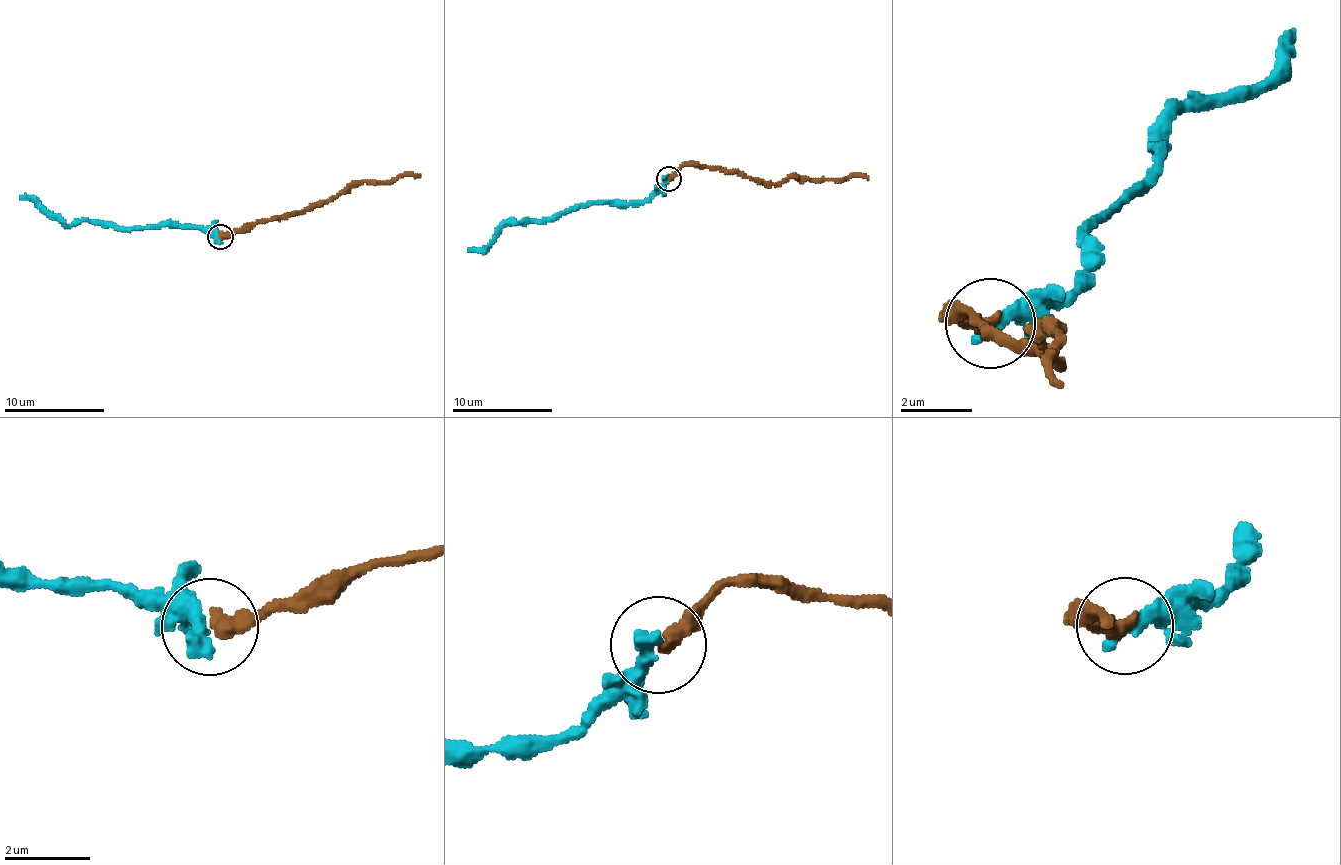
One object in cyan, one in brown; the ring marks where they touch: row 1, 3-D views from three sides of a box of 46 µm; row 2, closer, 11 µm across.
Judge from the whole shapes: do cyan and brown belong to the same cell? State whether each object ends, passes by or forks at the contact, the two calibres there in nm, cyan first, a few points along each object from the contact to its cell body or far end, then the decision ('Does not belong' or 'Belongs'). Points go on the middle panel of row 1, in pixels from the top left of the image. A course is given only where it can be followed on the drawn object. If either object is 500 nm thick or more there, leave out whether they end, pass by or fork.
At the ring cyan ends. At the ring brown ends. Thickness 440 nm (cyan) against 380 nm. Course of cyan: (668, 178), (645, 201), (580, 204), (540, 220), (513, 221), (503, 226), (488, 244), (468, 250). Course of brown: (668, 178), (683, 165), (698, 165), (738, 170), (748, 178), (780, 183), (795, 178), (868, 180). Belongs

